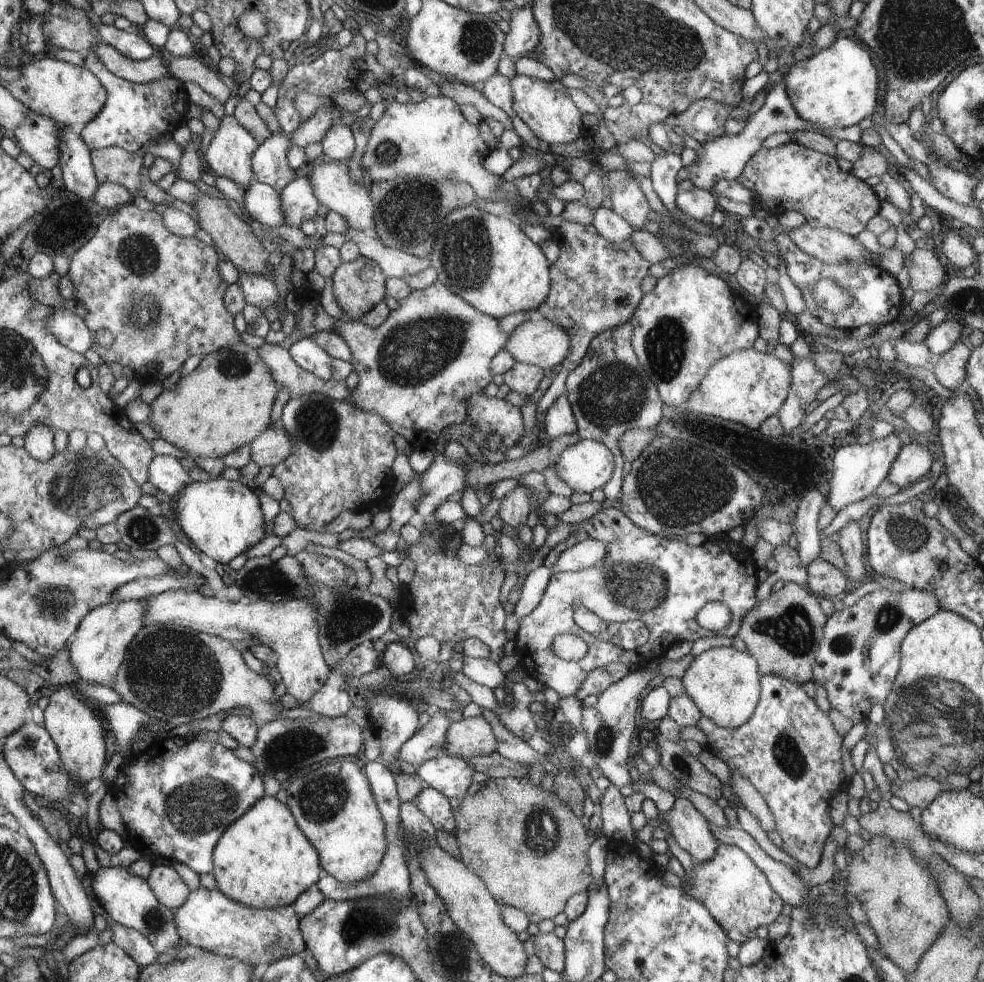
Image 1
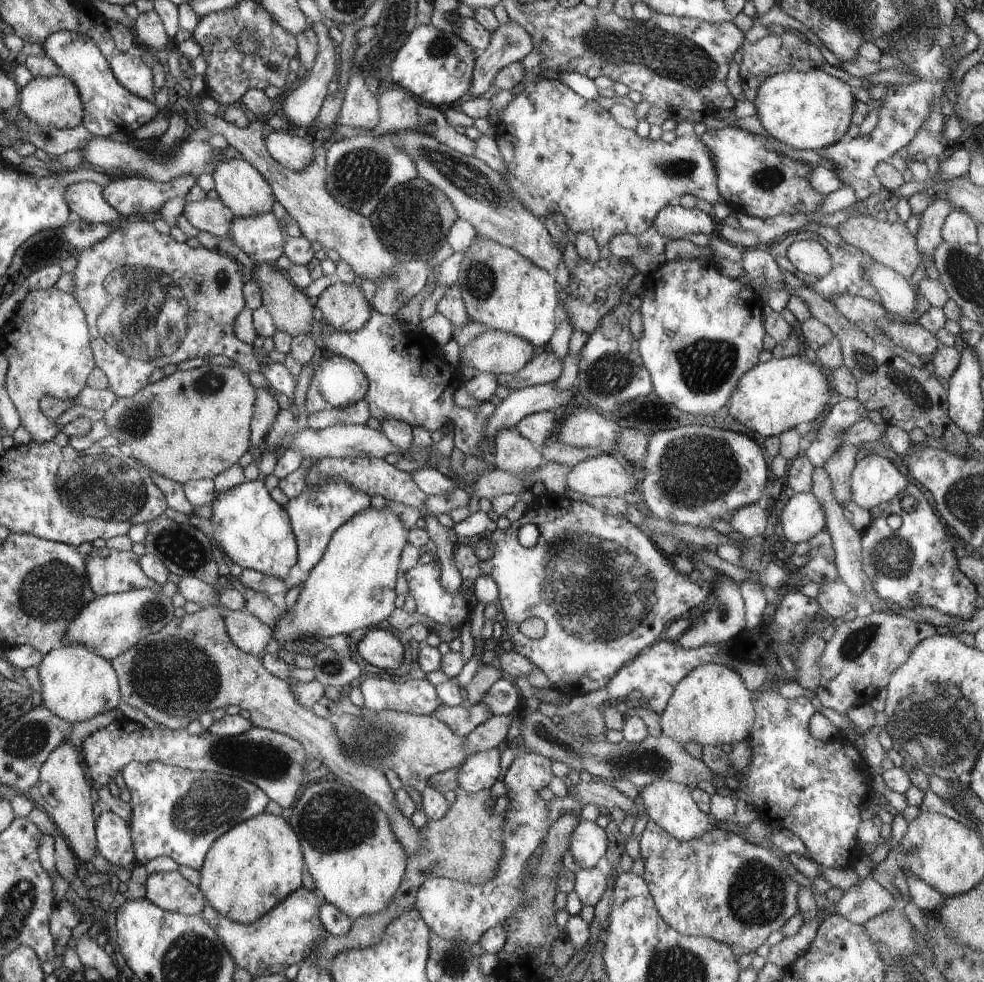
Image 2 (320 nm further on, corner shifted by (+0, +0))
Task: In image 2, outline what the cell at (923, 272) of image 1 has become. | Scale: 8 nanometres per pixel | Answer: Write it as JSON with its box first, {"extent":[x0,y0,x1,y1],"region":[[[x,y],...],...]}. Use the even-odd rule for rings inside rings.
{"extent":[835,214,921,279],"region":[[[858,214],[837,224],[835,228],[846,245],[863,250],[863,255],[870,260],[882,263],[907,279],[911,278],[918,264],[921,264],[917,238],[910,233],[910,230],[901,220],[891,222],[888,219],[877,220],[871,215]]]}

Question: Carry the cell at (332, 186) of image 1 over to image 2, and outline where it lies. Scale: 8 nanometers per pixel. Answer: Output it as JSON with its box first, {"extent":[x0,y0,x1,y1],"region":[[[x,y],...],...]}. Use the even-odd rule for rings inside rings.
{"extent":[265,130,315,171],"region":[[[271,130],[265,145],[276,162],[295,171],[308,168],[315,158],[312,144],[304,140],[304,134],[294,136],[294,131]]]}

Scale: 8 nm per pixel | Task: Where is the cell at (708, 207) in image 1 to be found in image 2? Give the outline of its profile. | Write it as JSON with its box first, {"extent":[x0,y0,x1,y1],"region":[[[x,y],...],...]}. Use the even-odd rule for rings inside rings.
{"extent":[653,202,715,241],"region":[[[676,202],[658,212],[653,227],[669,241],[683,238],[686,234],[706,234],[710,237],[715,221],[698,207],[687,209]]]}

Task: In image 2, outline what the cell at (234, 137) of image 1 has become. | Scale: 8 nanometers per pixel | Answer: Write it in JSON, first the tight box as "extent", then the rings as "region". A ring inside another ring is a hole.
{"extent":[212,155,276,217],"region":[[[240,155],[216,164],[213,172],[212,178],[219,199],[231,210],[234,217],[255,217],[272,212],[276,200],[272,196],[273,190],[270,190],[270,183],[255,166],[242,159]]]}

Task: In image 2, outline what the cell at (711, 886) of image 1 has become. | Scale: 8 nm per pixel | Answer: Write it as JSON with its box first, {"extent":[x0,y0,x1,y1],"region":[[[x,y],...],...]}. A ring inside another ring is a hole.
{"extent":[640,819,801,957],"region":[[[649,819],[640,838],[645,872],[642,878],[652,893],[660,916],[680,934],[702,935],[725,944],[738,957],[754,954],[772,932],[778,932],[796,913],[801,886],[786,873],[776,853],[749,843],[732,831],[712,829],[692,840],[678,840]]]}

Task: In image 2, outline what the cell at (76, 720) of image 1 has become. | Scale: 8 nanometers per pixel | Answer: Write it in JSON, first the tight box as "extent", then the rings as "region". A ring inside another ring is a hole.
{"extent":[20,742,98,867],"region":[[[66,742],[56,747],[48,758],[41,764],[39,768],[39,779],[26,791],[20,792],[26,794],[34,802],[36,806],[43,808],[43,811],[49,816],[50,820],[55,824],[58,833],[62,833],[67,840],[70,850],[75,858],[79,860],[81,866],[90,867],[95,854],[98,852],[98,839],[94,836],[94,812],[92,812],[92,788],[88,784],[88,780],[82,776],[82,766],[78,760],[76,750]]]}

